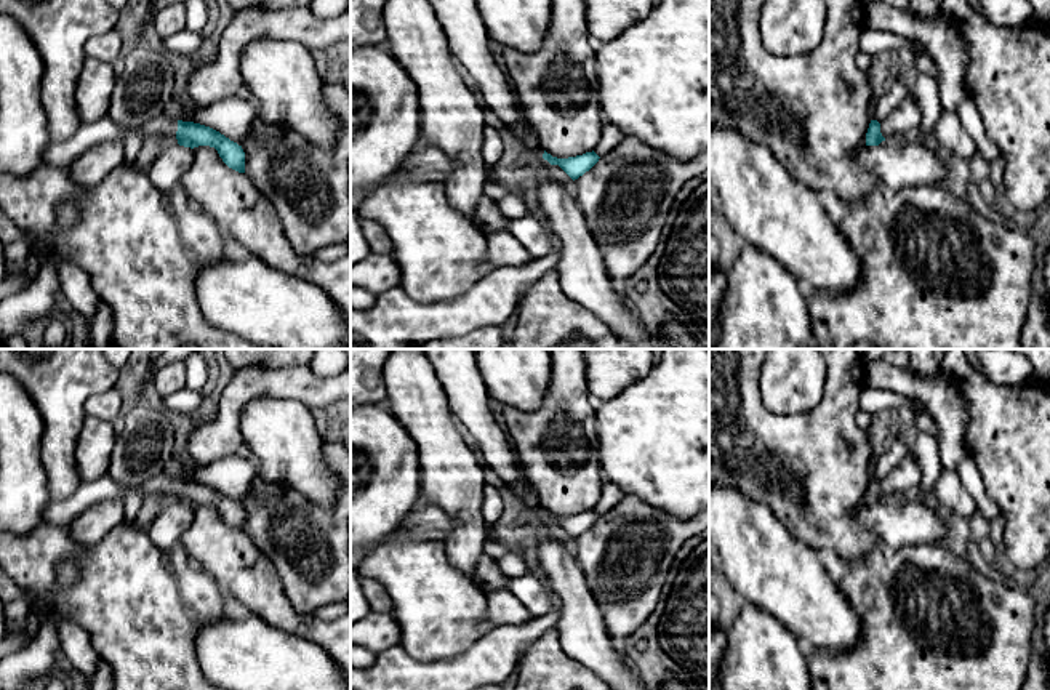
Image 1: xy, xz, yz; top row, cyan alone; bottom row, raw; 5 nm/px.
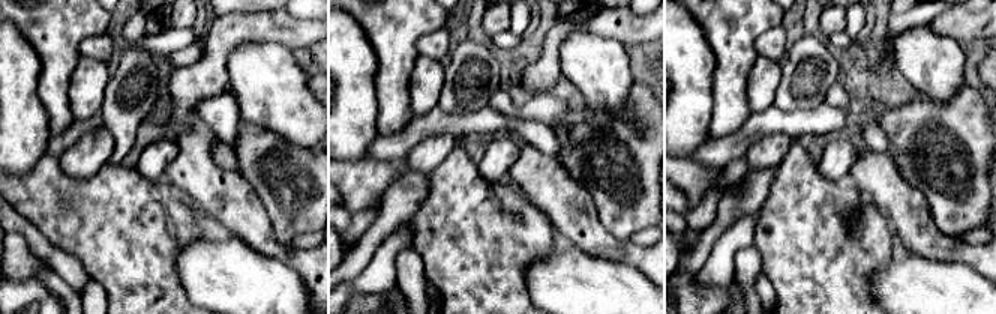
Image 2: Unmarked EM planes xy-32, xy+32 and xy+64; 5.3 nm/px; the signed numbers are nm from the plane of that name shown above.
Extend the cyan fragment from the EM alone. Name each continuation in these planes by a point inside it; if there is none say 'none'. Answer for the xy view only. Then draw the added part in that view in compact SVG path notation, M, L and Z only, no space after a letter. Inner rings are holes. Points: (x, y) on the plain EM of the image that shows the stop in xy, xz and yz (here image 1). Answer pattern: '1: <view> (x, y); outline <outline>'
1: xy (160, 484); outline M162 472L144 483L144 493L170 493L176 495L178 479Z

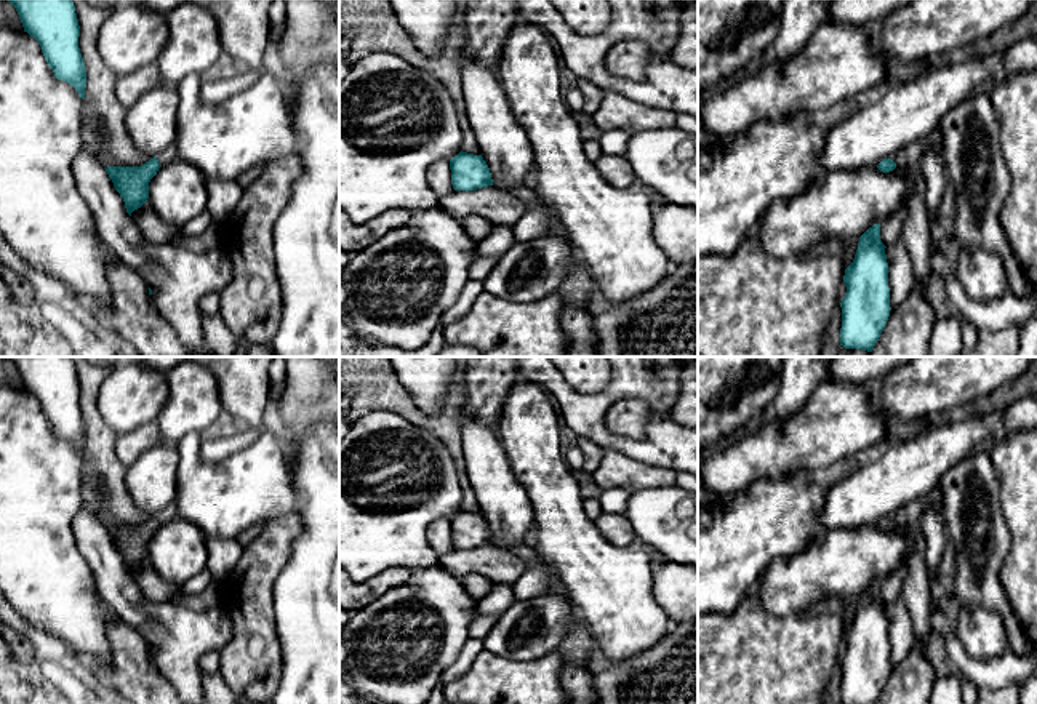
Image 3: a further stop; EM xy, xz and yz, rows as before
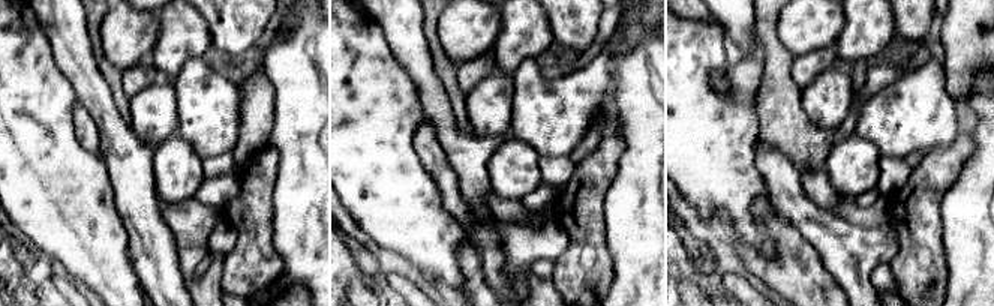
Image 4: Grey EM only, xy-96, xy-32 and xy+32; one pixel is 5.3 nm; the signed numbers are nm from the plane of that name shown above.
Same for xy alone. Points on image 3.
1: xy (170, 512); outline M176 499L157 515L160 523L166 523L166 522L170 522L171 518L176 518L176 517L179 517Z

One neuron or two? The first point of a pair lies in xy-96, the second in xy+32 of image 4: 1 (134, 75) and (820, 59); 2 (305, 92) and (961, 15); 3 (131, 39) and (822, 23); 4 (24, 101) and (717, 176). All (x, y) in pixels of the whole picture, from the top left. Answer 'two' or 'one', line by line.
1: one
2: two
3: one
4: one

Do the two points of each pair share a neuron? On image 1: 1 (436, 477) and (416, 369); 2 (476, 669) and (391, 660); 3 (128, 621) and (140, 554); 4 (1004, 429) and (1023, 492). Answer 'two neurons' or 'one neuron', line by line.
1: one neuron
2: one neuron
3: one neuron
4: one neuron

